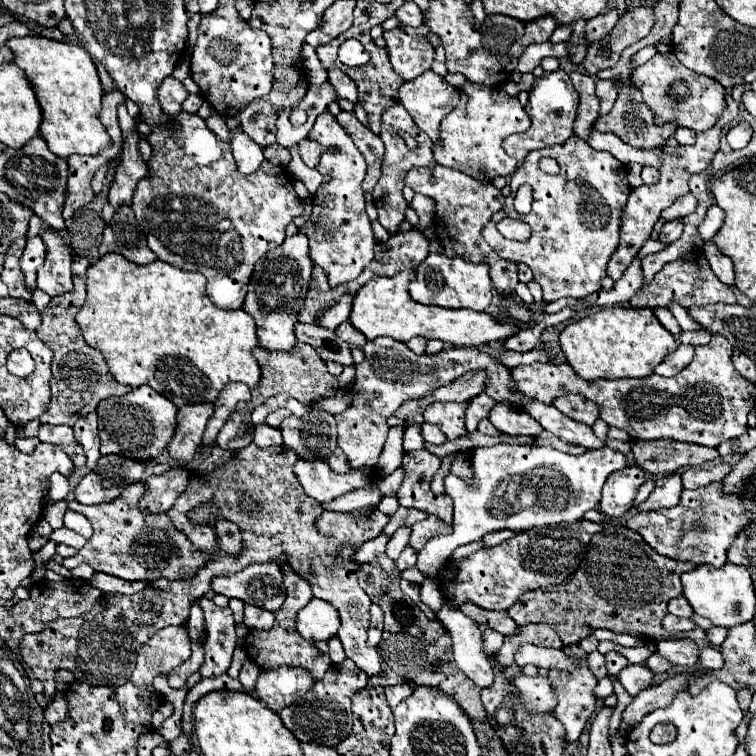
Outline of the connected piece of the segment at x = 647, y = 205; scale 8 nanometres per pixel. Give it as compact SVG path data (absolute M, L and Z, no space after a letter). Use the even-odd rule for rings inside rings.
M730 91L726 93L726 109L722 111L722 115L718 117L716 125L704 133L698 133L698 139L694 145L688 145L688 147L656 147L656 149L636 149L636 147L630 147L628 143L624 143L620 137L612 135L612 133L598 133L596 129L592 129L592 135L590 135L590 147L592 149L602 149L602 151L608 151L612 153L618 161L624 165L630 163L638 163L644 167L644 165L650 165L654 169L660 171L660 183L656 185L642 185L638 189L632 189L630 197L628 197L628 203L624 207L624 213L622 213L622 225L620 225L620 245L616 249L616 253L612 255L610 263L608 263L608 275L618 281L624 273L624 269L632 263L632 259L636 257L636 251L644 245L644 241L650 239L650 233L656 225L656 221L660 219L660 213L662 209L670 207L680 195L686 195L688 193L688 179L692 173L702 173L708 169L708 165L712 163L716 151L718 151L718 145L720 145L720 131L726 123L732 123L734 119L738 117L738 103L732 99ZM626 235L630 237L628 239L628 245L626 245Z

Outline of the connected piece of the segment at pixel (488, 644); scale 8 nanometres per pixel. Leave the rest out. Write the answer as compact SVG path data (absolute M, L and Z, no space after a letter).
M484 627L484 629L482 629L482 641L484 641L484 653L486 653L488 657L492 657L492 655L500 649L500 645L502 645L502 641L504 641L504 635L492 631L490 627Z

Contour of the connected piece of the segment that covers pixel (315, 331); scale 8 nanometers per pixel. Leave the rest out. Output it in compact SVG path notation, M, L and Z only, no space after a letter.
M296 323L296 339L314 347L314 351L324 359L324 361L336 361L340 365L354 365L352 355L350 355L350 345L336 337L334 331L328 331L320 325L306 325L306 323Z

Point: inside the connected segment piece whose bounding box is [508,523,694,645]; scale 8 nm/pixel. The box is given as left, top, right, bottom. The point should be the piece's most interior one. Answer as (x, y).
(622, 585)

